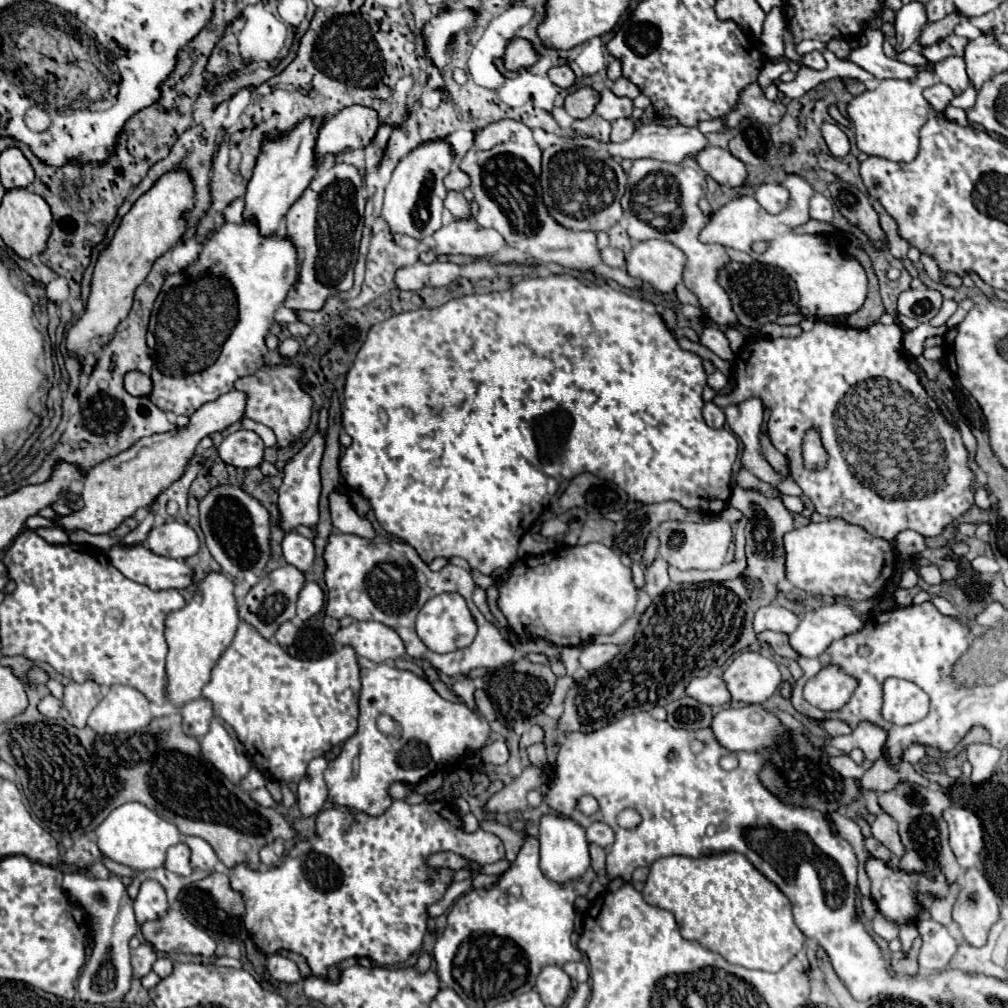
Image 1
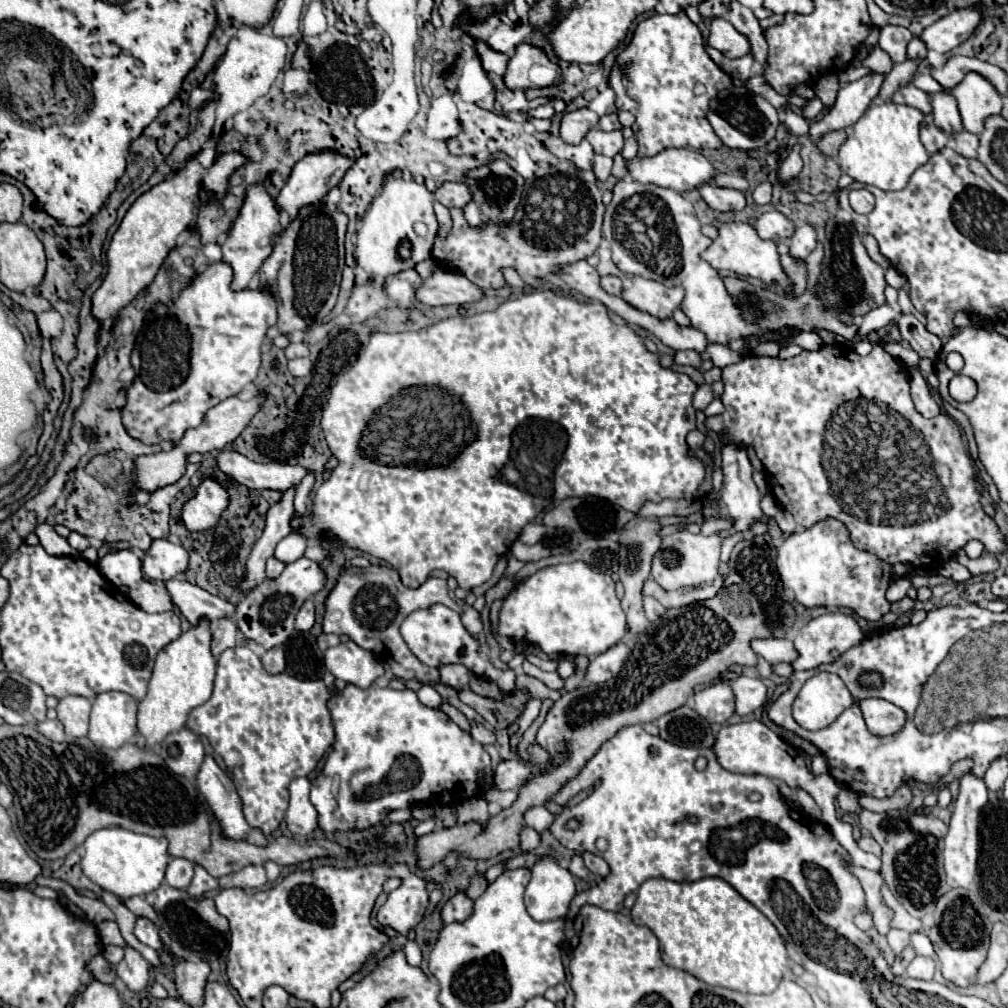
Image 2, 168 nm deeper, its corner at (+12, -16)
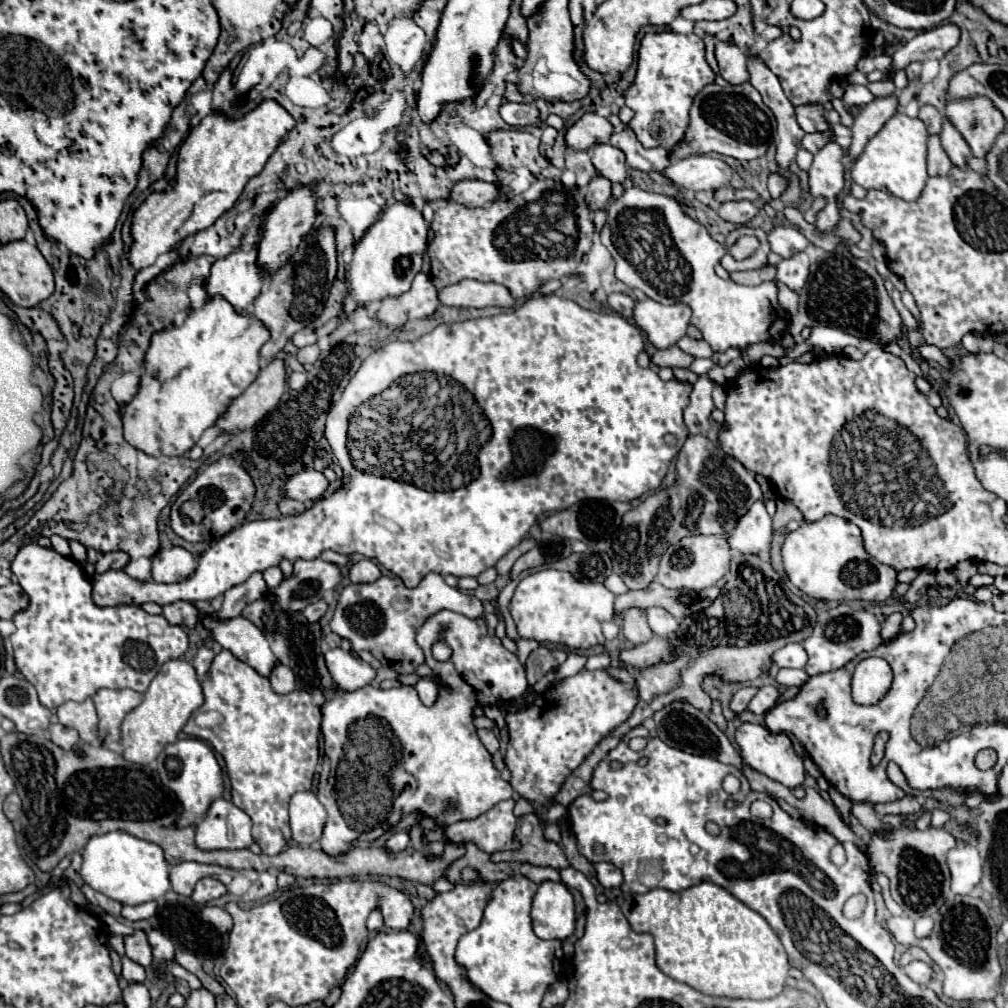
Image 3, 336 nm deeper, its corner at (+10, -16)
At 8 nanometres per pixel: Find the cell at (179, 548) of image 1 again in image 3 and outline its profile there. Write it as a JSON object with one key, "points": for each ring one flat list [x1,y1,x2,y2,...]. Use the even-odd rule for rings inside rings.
{"points":[[181,546,163,548,153,556,153,580,155,582,179,582,193,574,197,560]]}

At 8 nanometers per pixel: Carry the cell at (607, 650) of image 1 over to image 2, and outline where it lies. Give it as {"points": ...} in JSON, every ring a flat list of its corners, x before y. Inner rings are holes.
{"points":[[619,642,619,644,611,646,607,652,599,654,595,660,591,660,585,678,589,682,607,682,609,678,613,678,621,672,621,668,629,660,629,656,631,656,631,648,623,642]]}

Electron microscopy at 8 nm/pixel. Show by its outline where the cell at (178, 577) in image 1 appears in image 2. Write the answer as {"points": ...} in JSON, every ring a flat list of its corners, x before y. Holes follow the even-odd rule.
{"points":[[169,580,165,586,173,598,173,604,179,606,181,614,193,626,199,624,199,618,207,618,209,622,215,622,219,618,235,620,235,606,231,602,209,594,197,584,191,584,187,580]]}

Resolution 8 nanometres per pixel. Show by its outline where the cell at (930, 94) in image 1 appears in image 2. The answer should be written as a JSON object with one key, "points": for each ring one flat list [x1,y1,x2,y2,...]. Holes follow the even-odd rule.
{"points":[[925,116,923,128,921,128,921,142,923,142,925,150,929,154,937,154,939,150,943,150,947,146,947,140,949,140,949,136,943,130,935,128,931,116]]}

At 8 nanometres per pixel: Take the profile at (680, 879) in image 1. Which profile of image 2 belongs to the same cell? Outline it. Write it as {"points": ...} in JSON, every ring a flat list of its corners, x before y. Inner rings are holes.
{"points":[[701,878,697,882,647,880,631,908,631,918,639,926,647,926,659,938,661,960,667,966,679,968,705,984,723,986,749,994,771,994,787,970,787,950,777,928,753,904,749,904,733,886,721,878]]}

